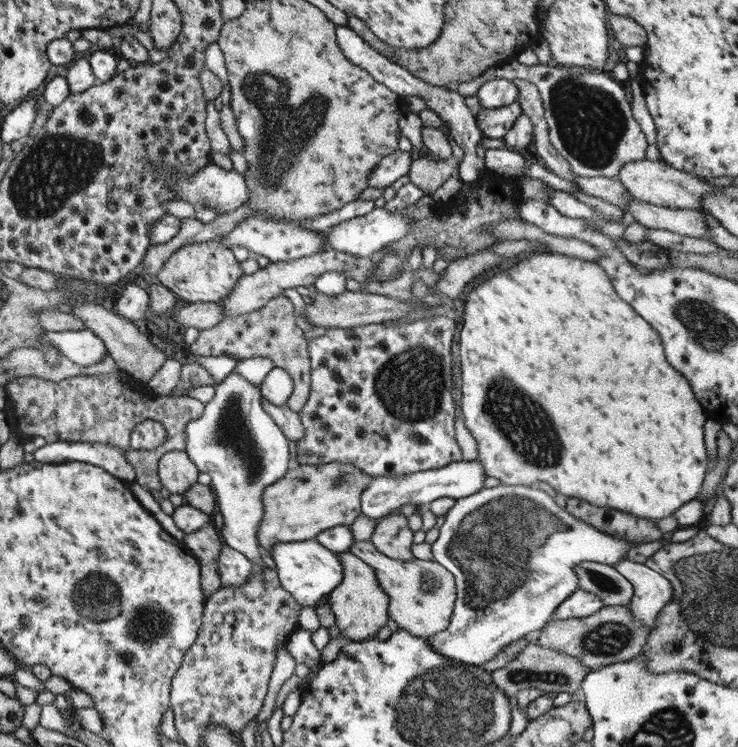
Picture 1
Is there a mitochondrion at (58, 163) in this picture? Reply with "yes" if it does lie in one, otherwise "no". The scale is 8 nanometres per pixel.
yes

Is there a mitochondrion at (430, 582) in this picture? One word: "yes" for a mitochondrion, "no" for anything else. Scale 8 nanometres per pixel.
yes

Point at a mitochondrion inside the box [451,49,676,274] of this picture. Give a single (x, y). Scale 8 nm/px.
(590, 122)

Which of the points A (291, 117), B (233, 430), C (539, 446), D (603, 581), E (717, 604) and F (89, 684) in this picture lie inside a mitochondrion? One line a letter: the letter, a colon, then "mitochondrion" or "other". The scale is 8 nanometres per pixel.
A: mitochondrion
B: mitochondrion
C: mitochondrion
D: mitochondrion
E: mitochondrion
F: other

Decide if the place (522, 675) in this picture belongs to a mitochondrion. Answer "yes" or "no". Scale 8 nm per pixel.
yes

